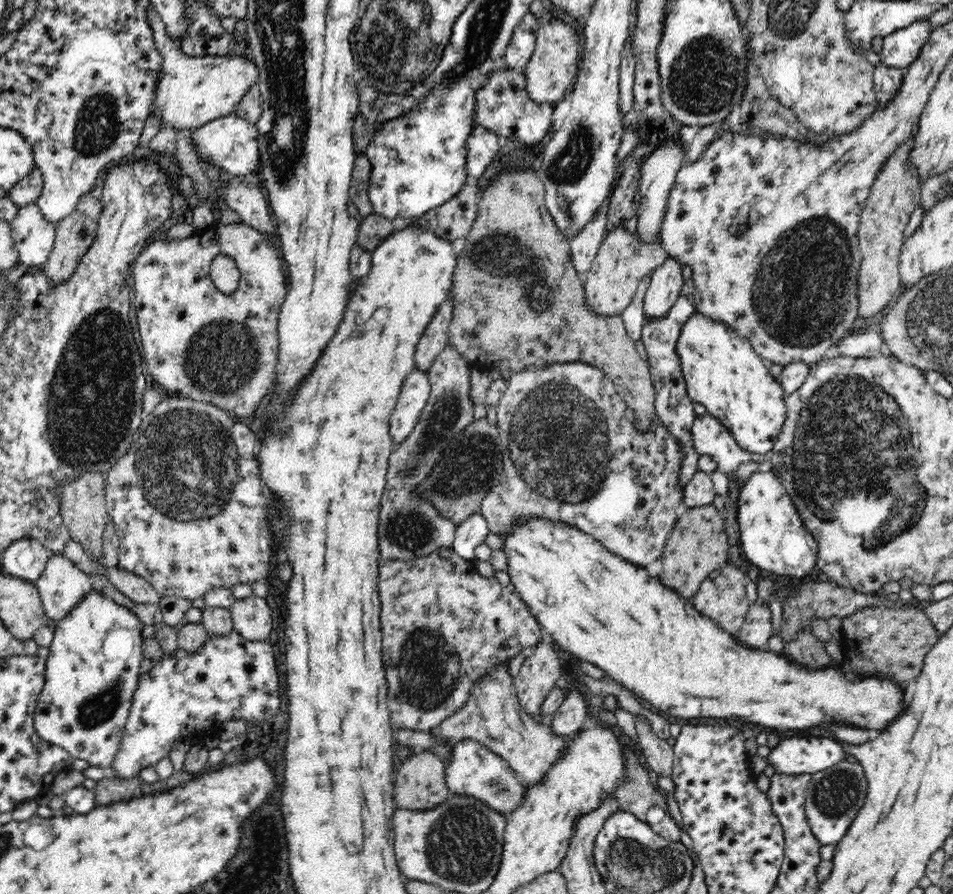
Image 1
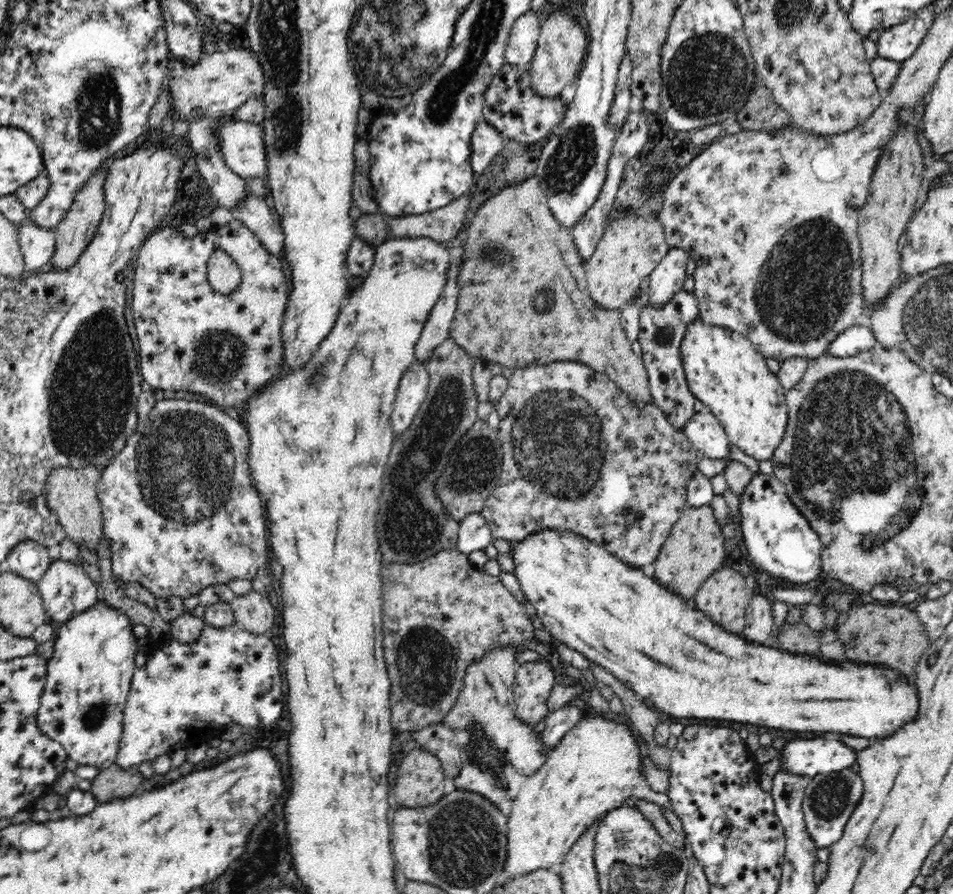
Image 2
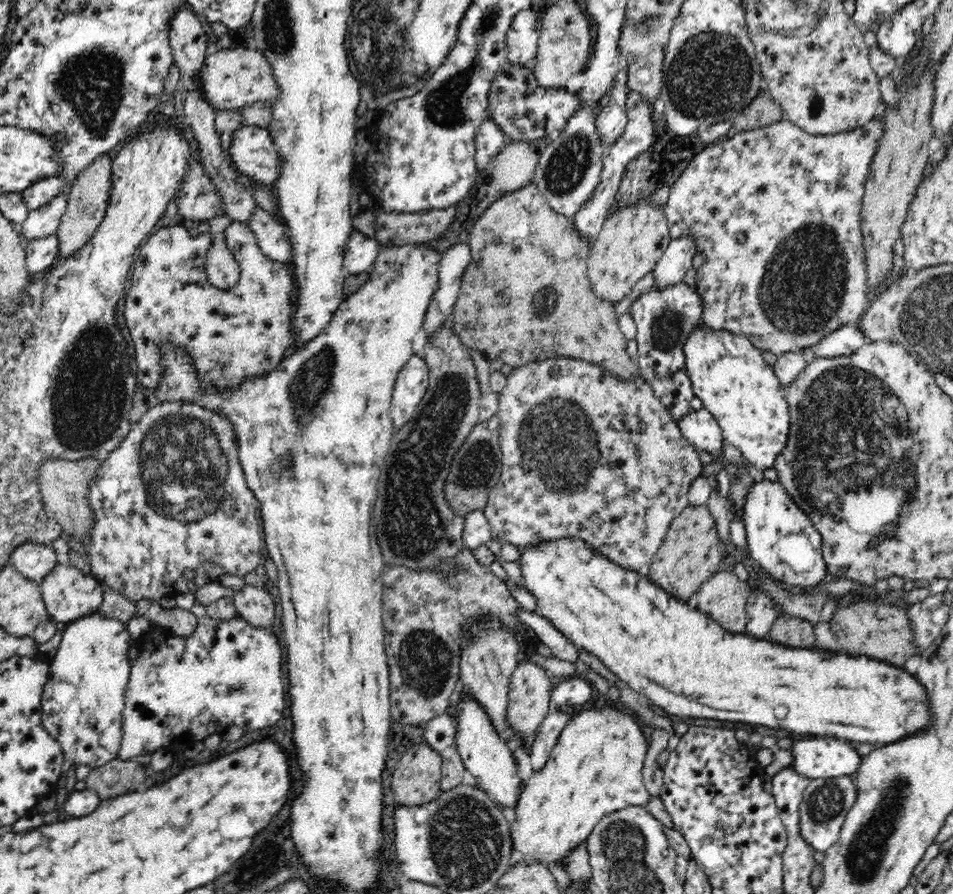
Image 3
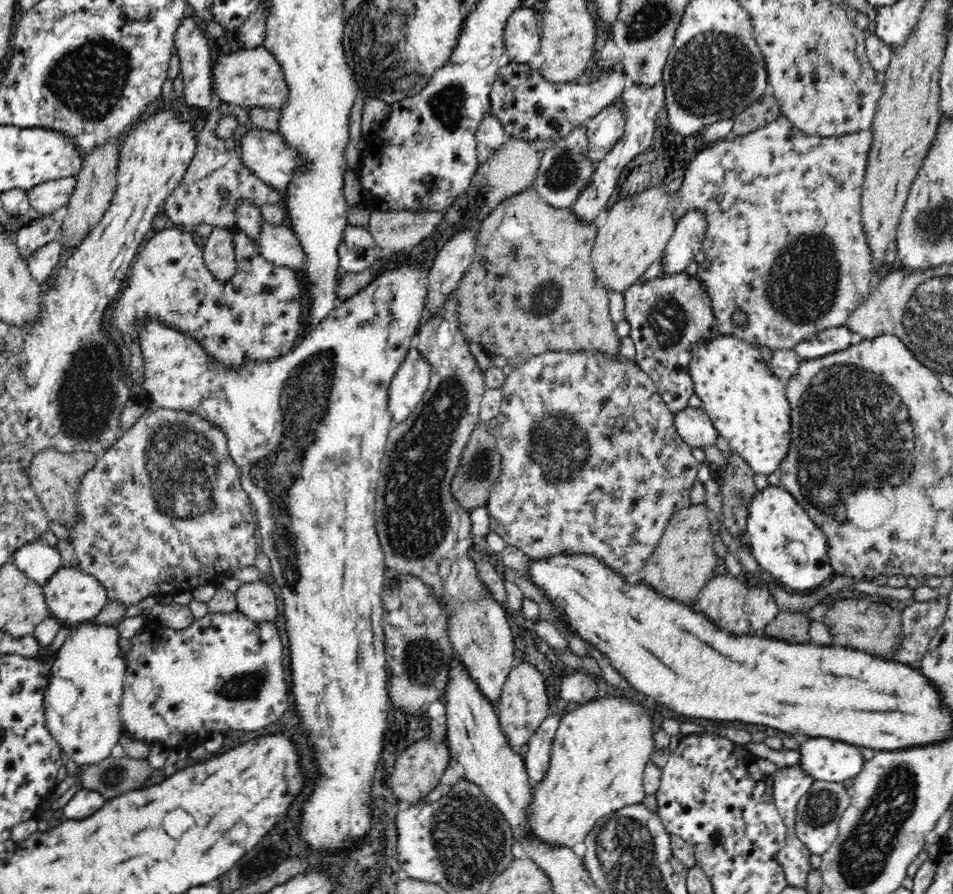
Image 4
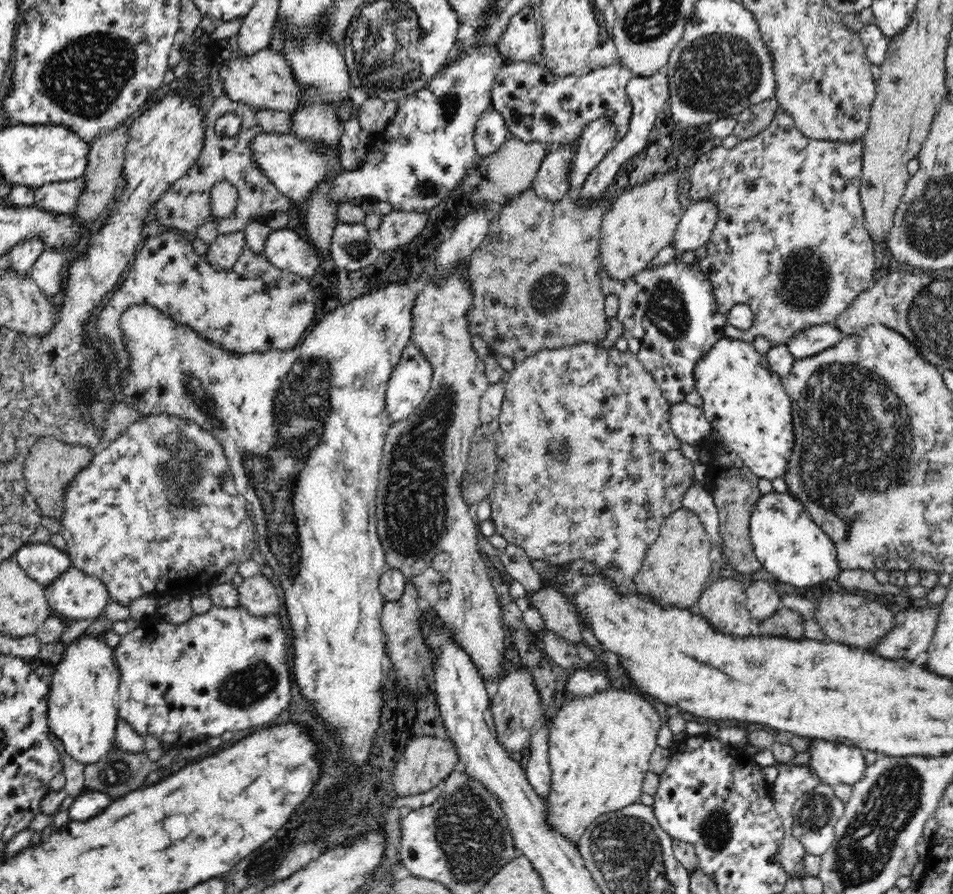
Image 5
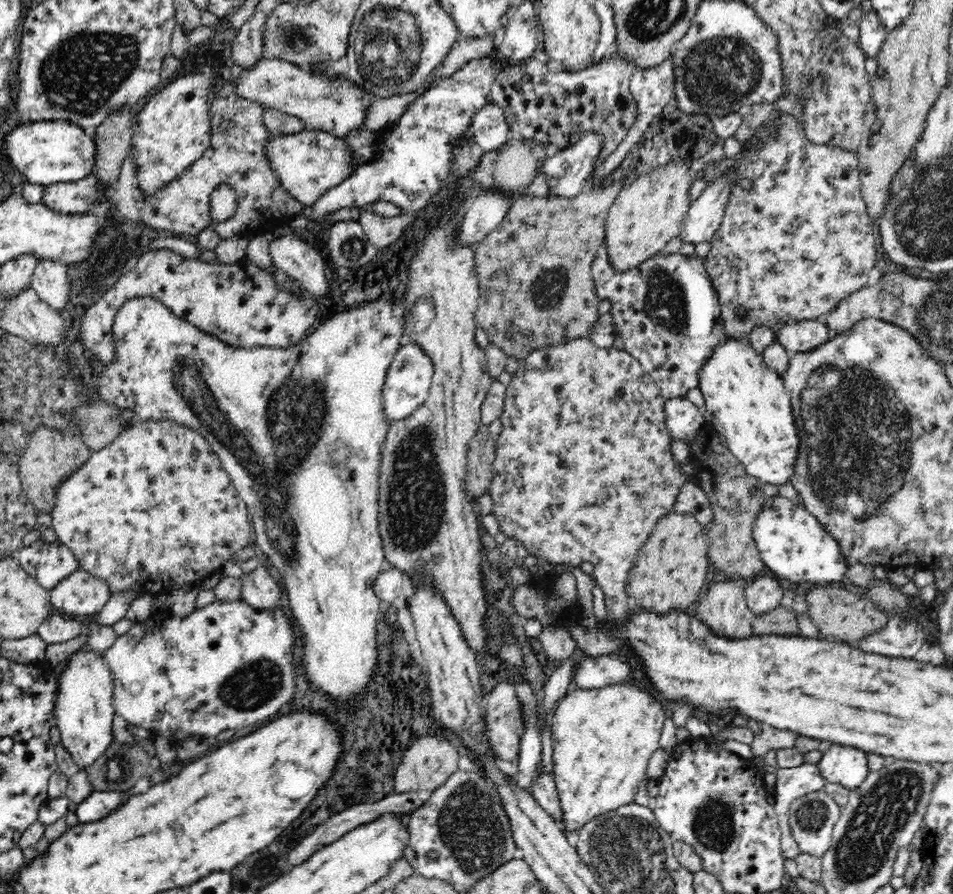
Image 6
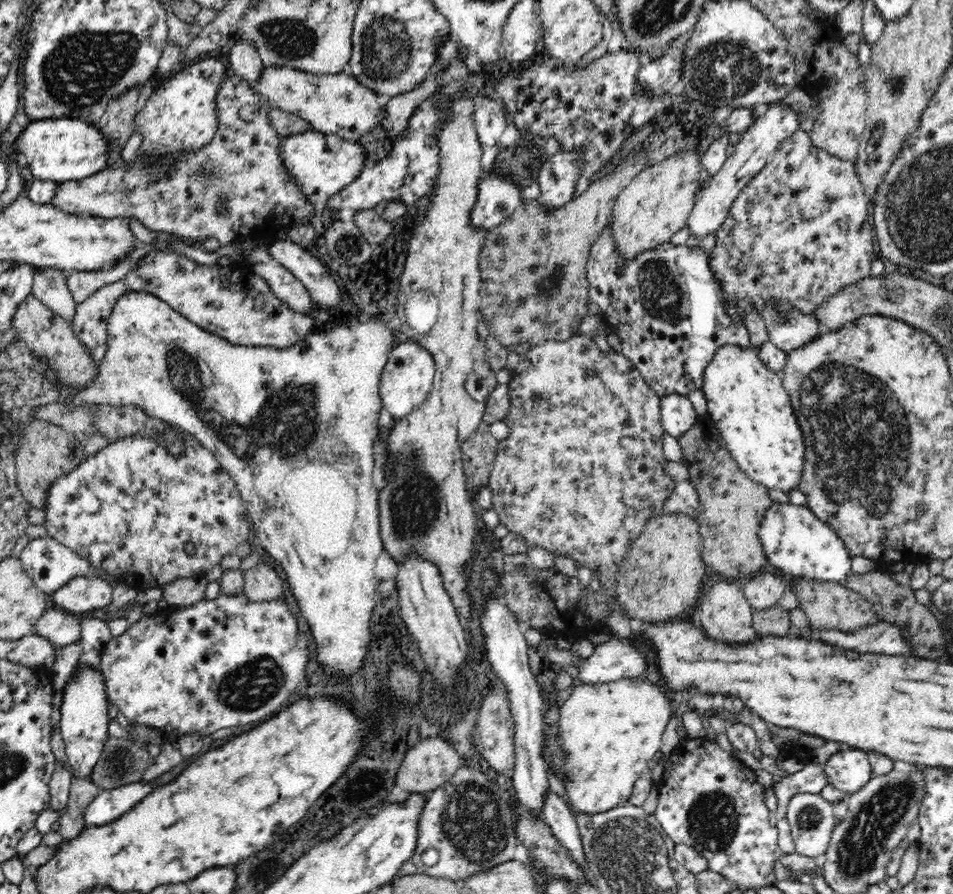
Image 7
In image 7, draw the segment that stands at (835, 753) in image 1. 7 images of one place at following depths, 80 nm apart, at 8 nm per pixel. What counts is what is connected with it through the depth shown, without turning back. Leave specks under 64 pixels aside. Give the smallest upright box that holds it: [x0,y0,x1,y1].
[824,747,873,795]

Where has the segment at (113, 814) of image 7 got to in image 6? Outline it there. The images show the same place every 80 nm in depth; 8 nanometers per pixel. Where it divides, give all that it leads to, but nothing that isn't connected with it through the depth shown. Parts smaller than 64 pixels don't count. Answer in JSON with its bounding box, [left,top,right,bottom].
[75,789,132,823]

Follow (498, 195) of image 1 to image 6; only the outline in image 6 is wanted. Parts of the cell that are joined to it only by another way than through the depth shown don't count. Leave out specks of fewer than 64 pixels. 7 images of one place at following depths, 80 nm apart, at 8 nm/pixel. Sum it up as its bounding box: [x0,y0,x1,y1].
[475,178,626,359]

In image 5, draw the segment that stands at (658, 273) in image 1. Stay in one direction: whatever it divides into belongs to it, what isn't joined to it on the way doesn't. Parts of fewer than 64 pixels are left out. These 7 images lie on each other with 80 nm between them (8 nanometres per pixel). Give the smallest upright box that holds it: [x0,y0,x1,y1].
[673,198,719,252]

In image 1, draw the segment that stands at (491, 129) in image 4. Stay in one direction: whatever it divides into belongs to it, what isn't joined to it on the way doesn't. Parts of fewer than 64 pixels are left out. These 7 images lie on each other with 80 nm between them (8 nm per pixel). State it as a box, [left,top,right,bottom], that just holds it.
[467,124,504,181]

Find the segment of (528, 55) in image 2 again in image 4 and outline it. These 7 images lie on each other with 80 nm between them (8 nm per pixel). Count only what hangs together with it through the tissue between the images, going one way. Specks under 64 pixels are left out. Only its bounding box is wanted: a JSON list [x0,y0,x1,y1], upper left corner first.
[503,8,541,63]

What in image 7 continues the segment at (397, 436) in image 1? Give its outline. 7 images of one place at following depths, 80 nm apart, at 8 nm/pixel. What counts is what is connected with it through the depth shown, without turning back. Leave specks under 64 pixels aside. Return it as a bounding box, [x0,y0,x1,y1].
[378,339,435,419]

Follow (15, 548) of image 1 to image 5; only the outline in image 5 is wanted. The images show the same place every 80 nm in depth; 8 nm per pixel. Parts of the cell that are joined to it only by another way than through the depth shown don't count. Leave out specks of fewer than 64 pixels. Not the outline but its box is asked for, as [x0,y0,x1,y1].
[13,543,74,587]

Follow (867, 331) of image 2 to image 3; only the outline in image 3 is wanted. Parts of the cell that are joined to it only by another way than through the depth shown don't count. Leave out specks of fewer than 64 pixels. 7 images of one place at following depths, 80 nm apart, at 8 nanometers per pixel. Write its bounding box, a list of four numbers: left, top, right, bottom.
[802,324,868,359]

